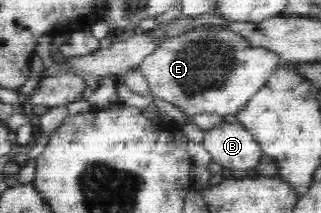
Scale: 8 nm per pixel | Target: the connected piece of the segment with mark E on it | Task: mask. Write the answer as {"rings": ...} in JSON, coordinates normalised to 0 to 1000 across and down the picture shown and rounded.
{"rings":[[[629,117],[502,197],[427,310],[461,390],[470,441],[555,502],[579,540],[667,526],[701,545],[738,535],[829,394],[854,324],[879,291],[872,258],[838,225],[791,216],[769,169],[729,150],[713,122]]]}

